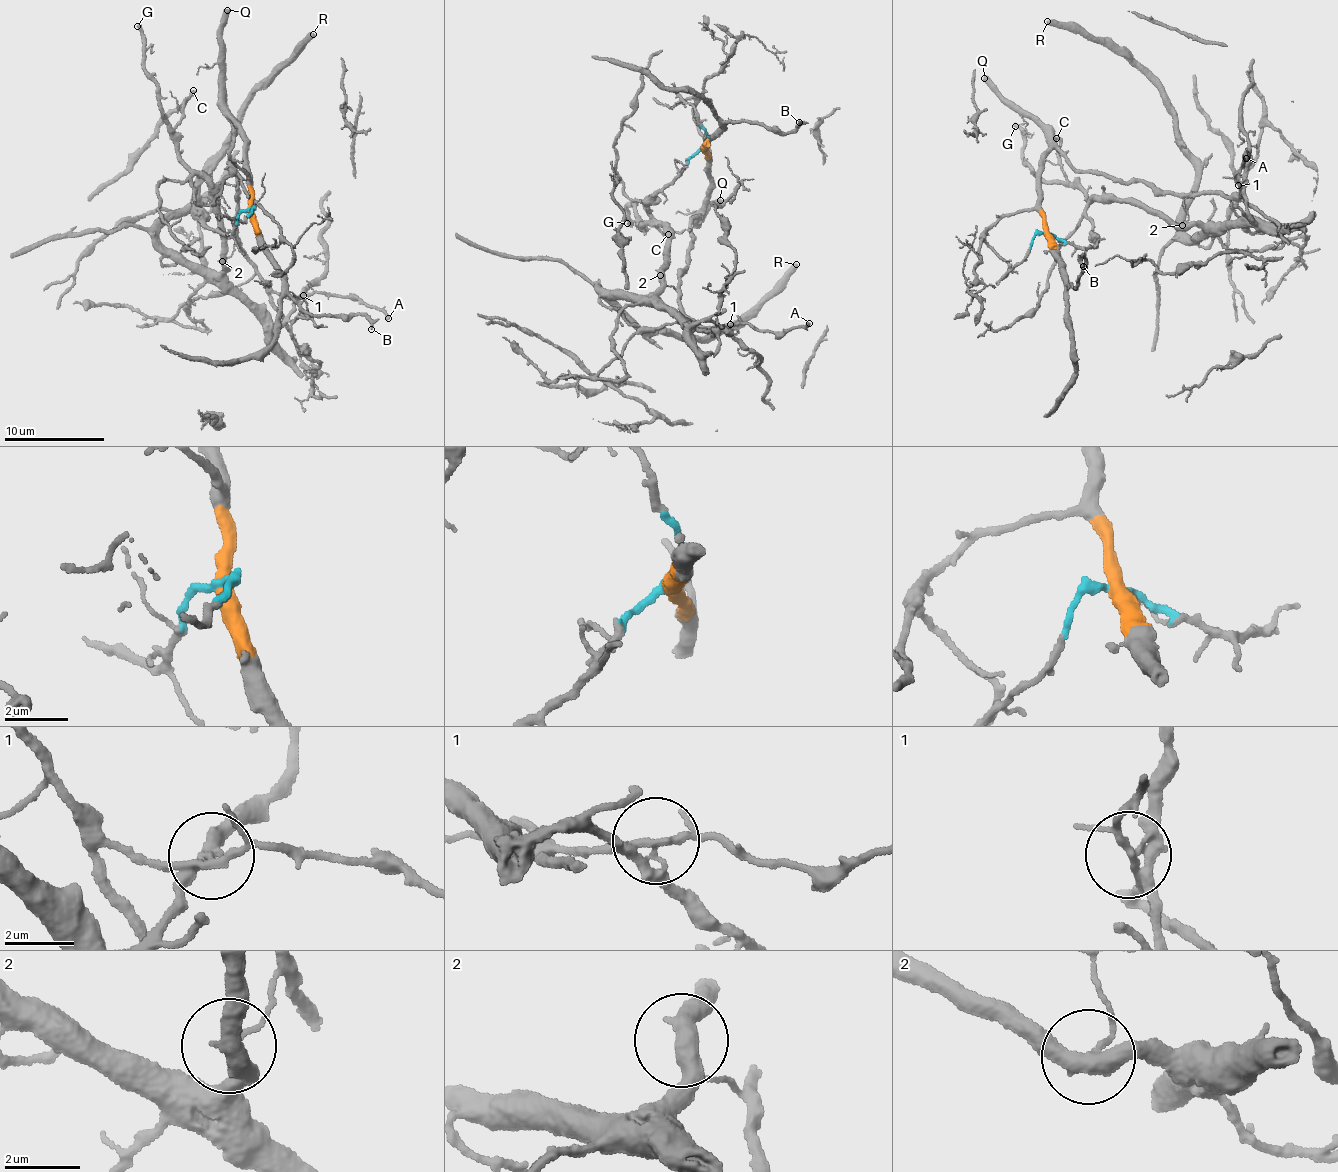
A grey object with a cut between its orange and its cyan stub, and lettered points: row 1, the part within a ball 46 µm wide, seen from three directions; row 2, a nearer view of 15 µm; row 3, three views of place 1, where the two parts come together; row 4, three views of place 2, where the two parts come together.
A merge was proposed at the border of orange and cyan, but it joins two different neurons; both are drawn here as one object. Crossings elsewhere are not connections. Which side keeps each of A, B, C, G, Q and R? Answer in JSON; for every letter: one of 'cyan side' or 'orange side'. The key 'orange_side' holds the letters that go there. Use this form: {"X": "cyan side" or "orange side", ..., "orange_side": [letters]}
{"A": "orange side", "B": "orange side", "C": "cyan side", "G": "cyan side", "Q": "orange side", "R": "cyan side", "orange_side": ["A", "B", "Q"]}

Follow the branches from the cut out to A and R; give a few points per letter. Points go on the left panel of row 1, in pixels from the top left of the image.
A: (250, 210), (246, 135), (242, 124), (231, 123), (237, 235), (248, 262), (282, 297), (355, 295), (389, 318)
R: (250, 210), (214, 231), (193, 176), (214, 193), (220, 272), (196, 273), (159, 234), (313, 34)

